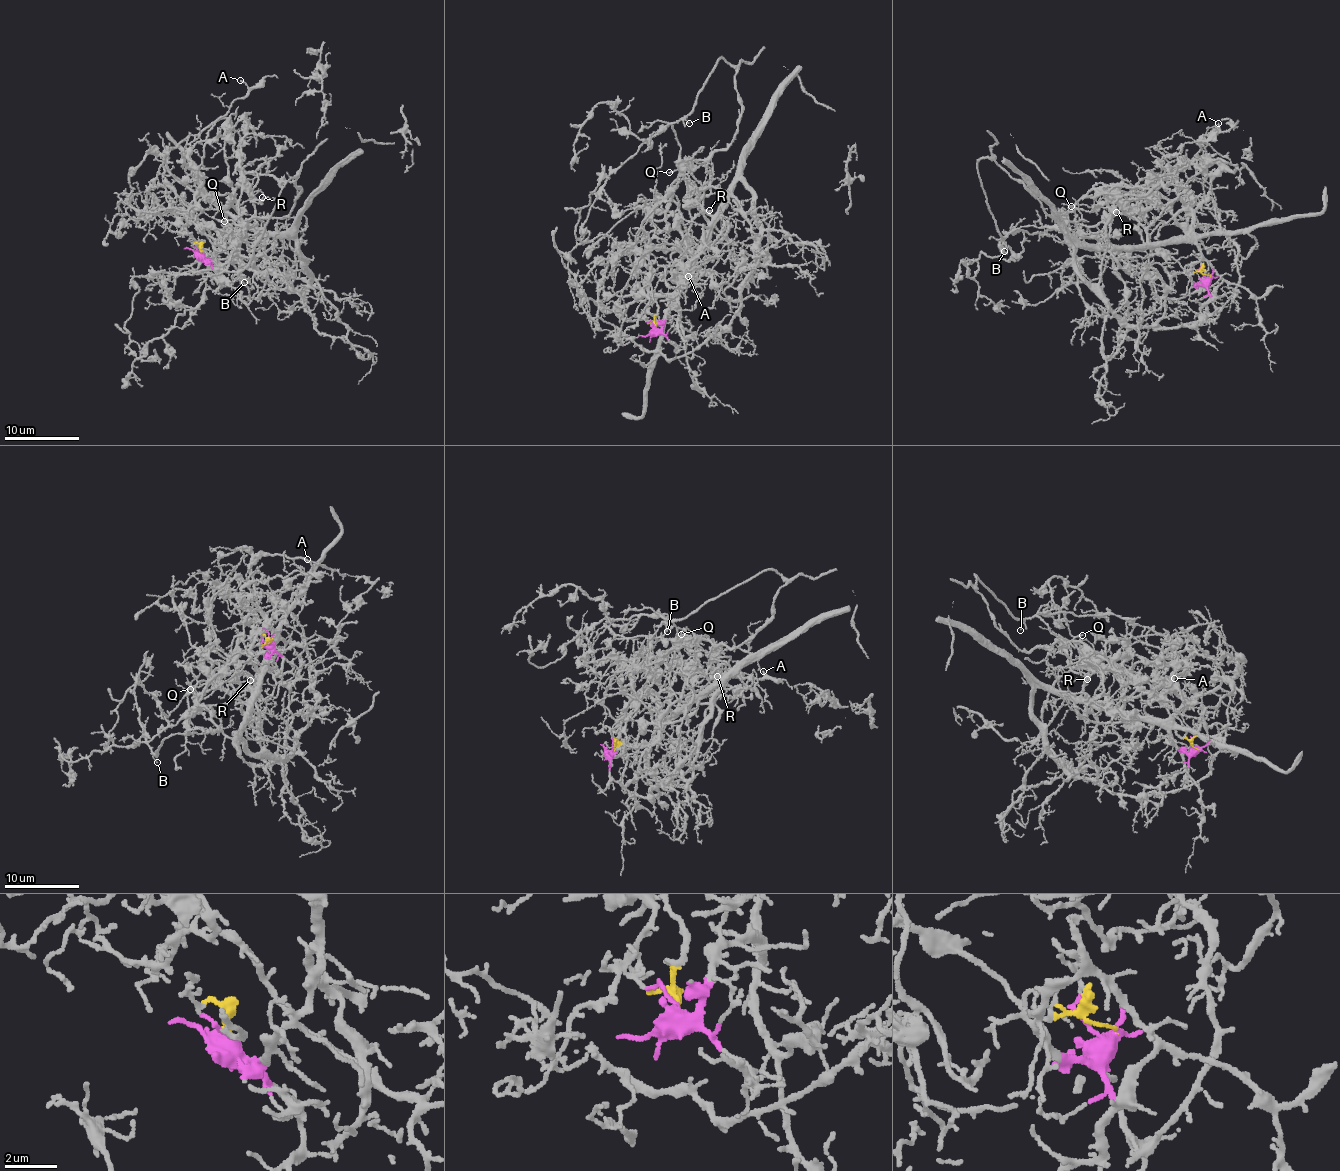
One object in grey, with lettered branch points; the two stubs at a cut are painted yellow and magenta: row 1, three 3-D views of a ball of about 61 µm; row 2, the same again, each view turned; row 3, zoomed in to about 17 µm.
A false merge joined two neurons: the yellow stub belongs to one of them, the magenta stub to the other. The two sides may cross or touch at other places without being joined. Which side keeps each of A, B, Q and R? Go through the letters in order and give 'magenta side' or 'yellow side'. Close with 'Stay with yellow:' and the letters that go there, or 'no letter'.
A: magenta side
B: yellow side
Q: yellow side
R: magenta side
Stay with yellow: B, Q

